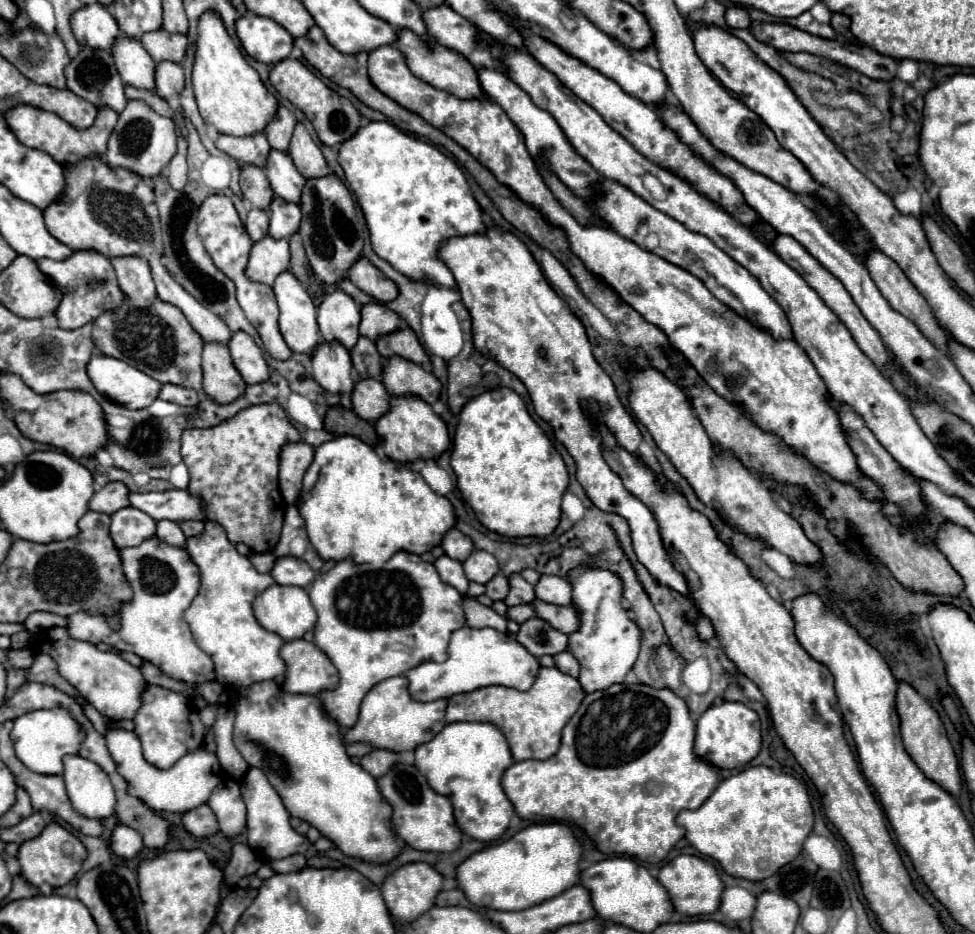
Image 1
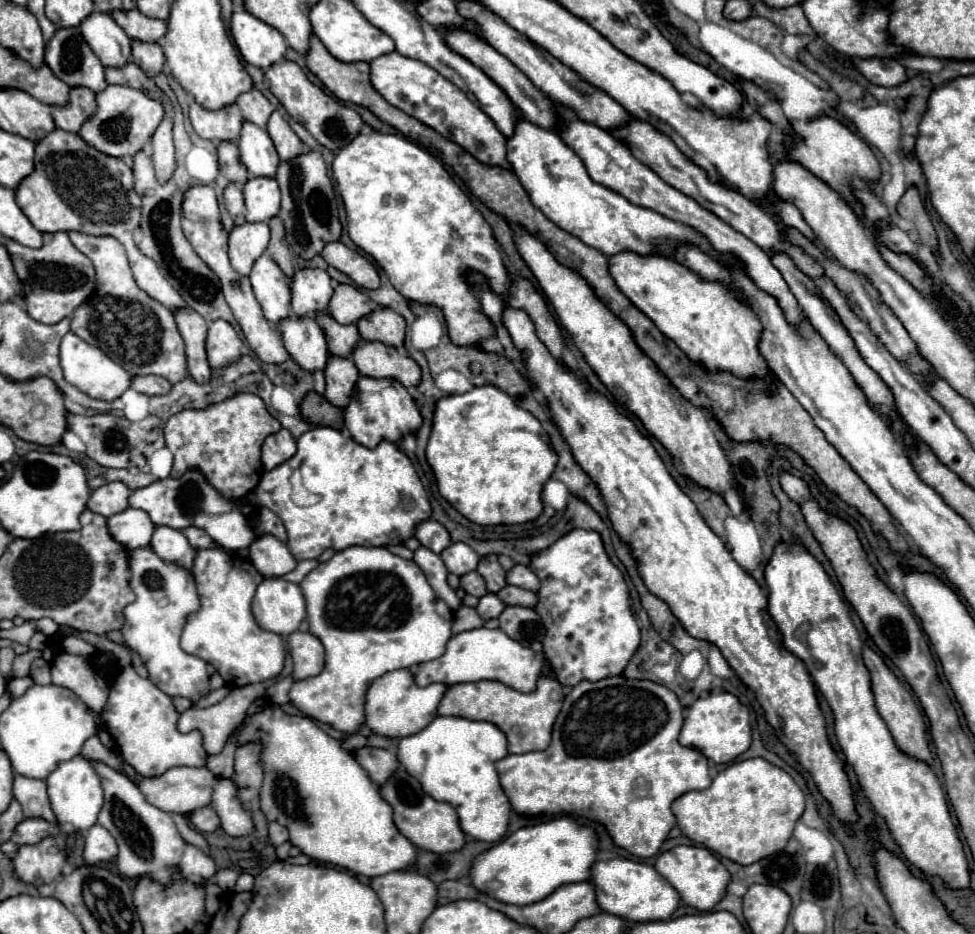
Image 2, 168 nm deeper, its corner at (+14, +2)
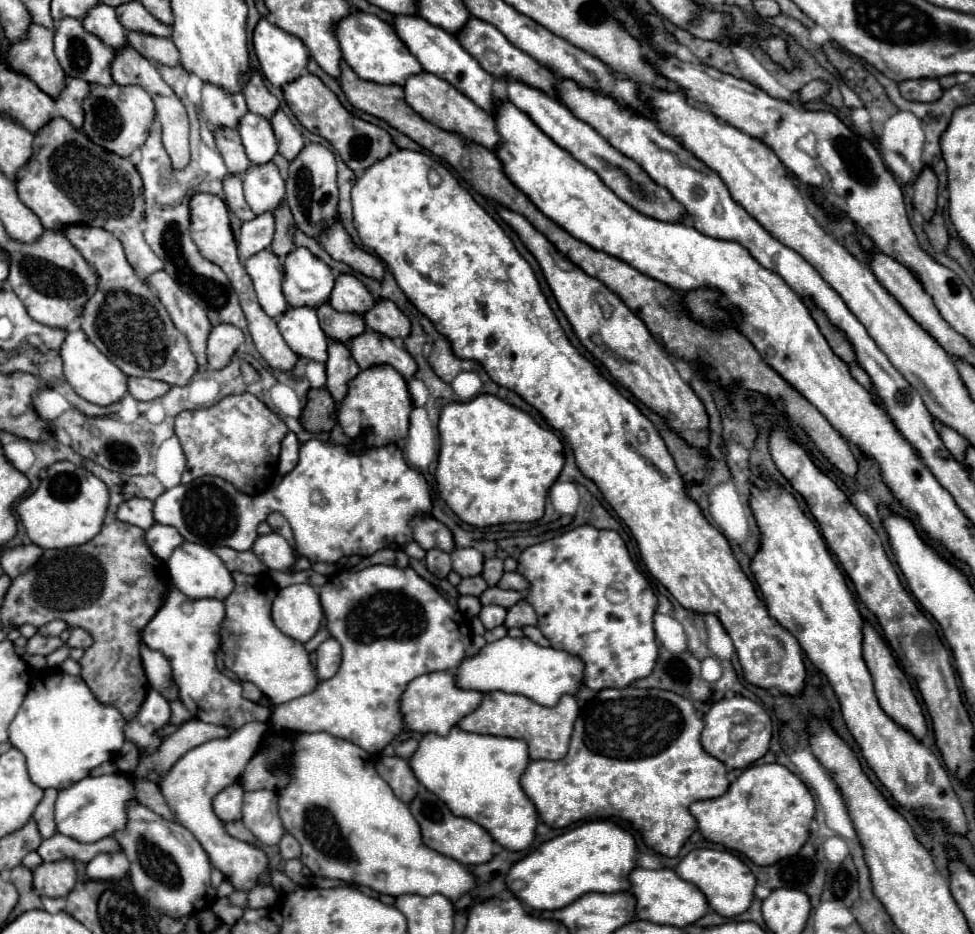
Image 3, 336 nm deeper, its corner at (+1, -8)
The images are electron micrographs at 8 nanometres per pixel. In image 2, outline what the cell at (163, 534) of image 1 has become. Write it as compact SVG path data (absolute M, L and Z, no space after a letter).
M156 527L150 547L160 559L172 561L186 569L190 569L196 553L194 547L186 541L186 537L182 537L178 529L170 529L170 527Z

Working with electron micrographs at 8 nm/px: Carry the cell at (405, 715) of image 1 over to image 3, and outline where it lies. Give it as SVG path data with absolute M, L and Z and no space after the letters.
M435 671L429 675L421 675L409 683L401 697L401 711L405 715L405 725L409 731L447 735L465 715L475 711L481 701L483 693L459 689L451 671Z

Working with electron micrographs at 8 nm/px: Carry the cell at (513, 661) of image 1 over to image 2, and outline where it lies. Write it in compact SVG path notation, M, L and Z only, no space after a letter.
M470 629L462 631L458 635L452 635L446 653L440 659L420 663L414 669L414 681L418 687L426 687L432 683L444 683L444 685L456 685L456 683L474 683L474 681L500 681L516 691L530 693L536 687L536 679L542 673L544 655L536 653L528 647L522 647L518 641L506 637L500 629Z

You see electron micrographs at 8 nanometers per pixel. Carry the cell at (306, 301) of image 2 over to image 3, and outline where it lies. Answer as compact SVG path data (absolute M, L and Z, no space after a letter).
M295 247L287 253L283 263L283 295L291 307L319 307L329 301L335 273L327 263L315 257L307 247Z

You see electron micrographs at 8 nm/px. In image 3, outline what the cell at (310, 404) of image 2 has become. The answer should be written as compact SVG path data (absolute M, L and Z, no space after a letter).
M309 389L307 405L299 421L311 433L329 433L337 425L335 409L337 405L327 389Z

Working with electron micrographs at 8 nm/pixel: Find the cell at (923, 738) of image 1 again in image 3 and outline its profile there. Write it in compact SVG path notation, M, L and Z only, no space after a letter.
M869 623L863 625L863 659L867 663L867 669L873 677L873 685L875 685L875 695L879 699L879 705L883 707L883 711L895 721L899 723L901 727L905 727L907 731L911 731L917 739L923 739L925 733L927 733L927 727L925 727L925 717L923 717L923 711L913 695L913 689L905 677L905 673L899 669L895 657L891 655L887 643L881 639L881 635L877 633L877 629Z

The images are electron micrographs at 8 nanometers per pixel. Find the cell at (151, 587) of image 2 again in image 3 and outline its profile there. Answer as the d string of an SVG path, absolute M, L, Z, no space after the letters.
M175 585L167 593L163 607L157 611L155 619L147 623L143 629L145 643L167 655L173 667L173 679L179 687L179 695L183 705L195 719L205 723L223 725L229 729L239 729L245 723L261 721L267 723L271 715L271 707L253 703L243 697L243 687L237 681L231 681L217 669L215 653L219 649L219 631L225 619L225 605L219 599L187 599Z

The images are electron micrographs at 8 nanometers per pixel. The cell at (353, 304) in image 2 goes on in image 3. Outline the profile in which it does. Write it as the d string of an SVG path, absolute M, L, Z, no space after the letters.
M341 273L335 279L335 287L331 291L329 303L337 311L347 311L347 313L355 311L355 313L363 315L363 311L367 311L367 307L371 307L371 303L375 303L375 299L371 297L367 287L355 275Z

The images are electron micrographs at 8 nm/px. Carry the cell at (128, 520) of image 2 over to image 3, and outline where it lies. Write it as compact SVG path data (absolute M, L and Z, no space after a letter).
M155 523L155 527L147 529L147 545L163 561L167 561L171 557L171 553L183 543L185 543L185 539L179 535L179 531L175 531L175 527Z

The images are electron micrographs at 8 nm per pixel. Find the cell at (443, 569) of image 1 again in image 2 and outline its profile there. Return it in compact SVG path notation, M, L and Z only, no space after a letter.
M420 547L420 549L414 551L414 563L426 573L426 579L430 581L430 587L450 605L452 611L456 611L462 601L458 599L456 591L446 581L448 569L446 569L442 557L436 555L434 551L426 549L426 547Z

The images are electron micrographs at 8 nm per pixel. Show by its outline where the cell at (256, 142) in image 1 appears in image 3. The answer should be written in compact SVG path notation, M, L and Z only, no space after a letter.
M203 83L203 113L213 127L239 125L239 119L247 113L243 93L231 93L213 83Z

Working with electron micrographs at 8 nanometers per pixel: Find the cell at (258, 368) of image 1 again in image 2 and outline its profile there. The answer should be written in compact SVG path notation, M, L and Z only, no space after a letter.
M218 319L208 329L206 351L208 351L210 367L212 369L222 369L222 367L228 367L228 365L240 361L242 341L228 321Z

